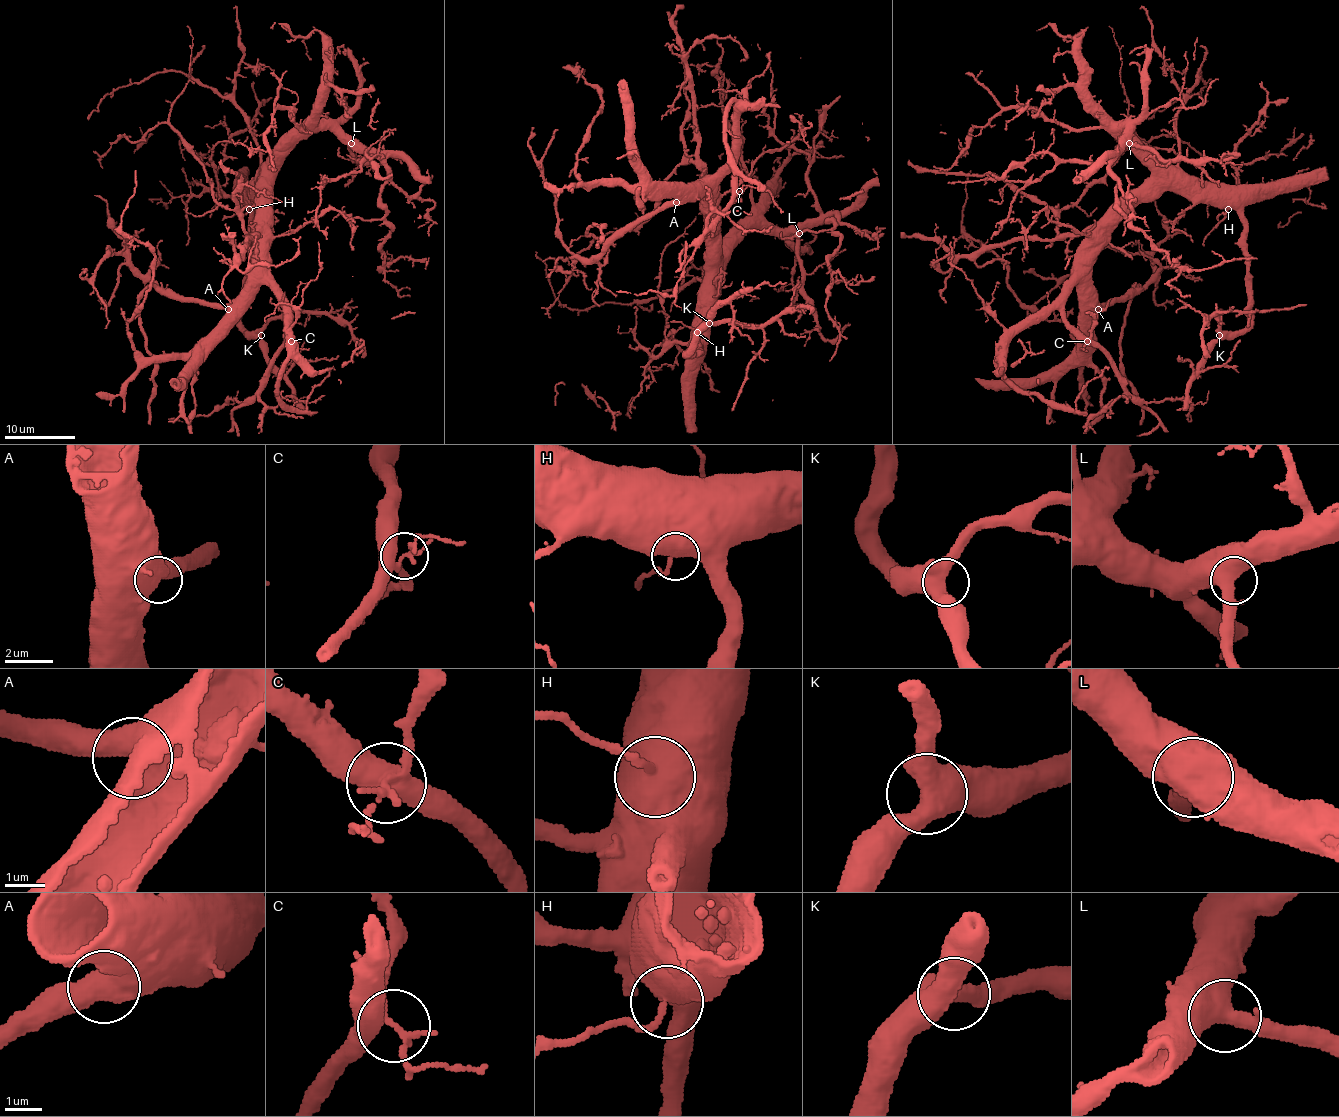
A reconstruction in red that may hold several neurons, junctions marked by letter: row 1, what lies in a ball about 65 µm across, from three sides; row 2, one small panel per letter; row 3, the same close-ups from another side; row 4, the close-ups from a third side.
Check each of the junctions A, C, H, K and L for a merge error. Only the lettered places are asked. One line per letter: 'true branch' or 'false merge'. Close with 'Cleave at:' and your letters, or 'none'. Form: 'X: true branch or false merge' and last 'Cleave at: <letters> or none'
A: true branch
C: true branch
H: true branch
K: true branch
L: true branch
Cleave at: none

